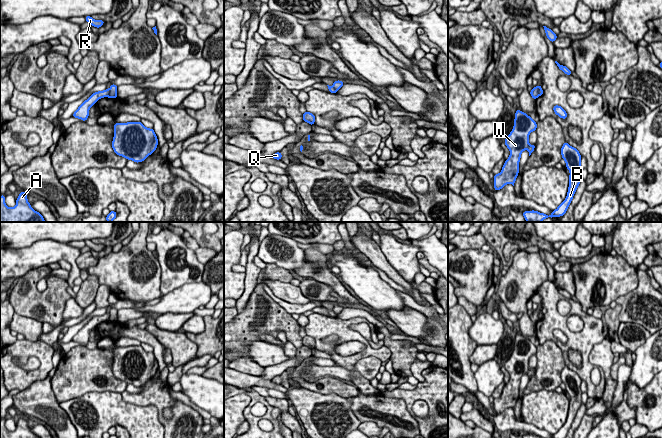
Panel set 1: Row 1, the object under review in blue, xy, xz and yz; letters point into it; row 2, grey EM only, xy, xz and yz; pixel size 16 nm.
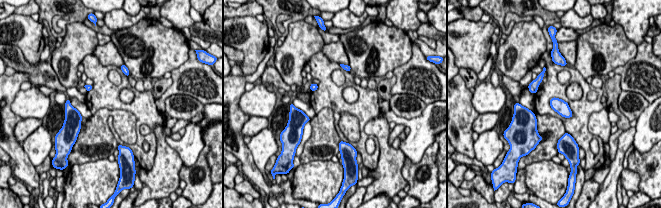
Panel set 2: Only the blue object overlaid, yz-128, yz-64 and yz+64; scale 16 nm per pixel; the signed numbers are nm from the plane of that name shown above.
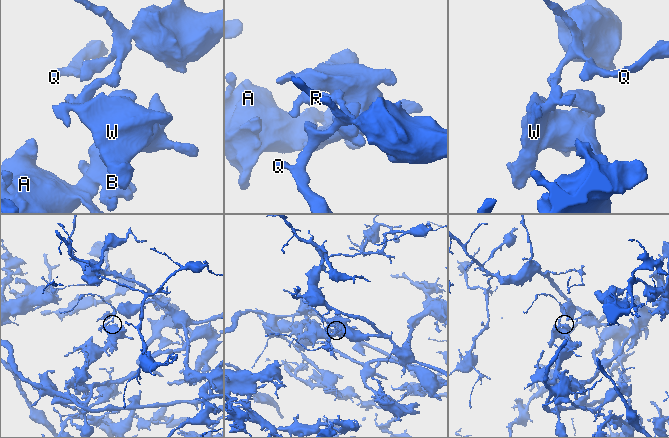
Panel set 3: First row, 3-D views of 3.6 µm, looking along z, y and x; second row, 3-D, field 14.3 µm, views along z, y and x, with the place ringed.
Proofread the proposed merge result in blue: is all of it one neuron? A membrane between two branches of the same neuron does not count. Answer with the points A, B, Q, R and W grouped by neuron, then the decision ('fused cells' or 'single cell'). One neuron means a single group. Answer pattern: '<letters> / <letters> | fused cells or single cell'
A B W / Q R | fused cells

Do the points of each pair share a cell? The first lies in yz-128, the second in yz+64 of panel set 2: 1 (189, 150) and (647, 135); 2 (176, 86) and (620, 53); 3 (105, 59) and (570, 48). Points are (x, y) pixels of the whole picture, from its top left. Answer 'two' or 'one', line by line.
1: one
2: two
3: one

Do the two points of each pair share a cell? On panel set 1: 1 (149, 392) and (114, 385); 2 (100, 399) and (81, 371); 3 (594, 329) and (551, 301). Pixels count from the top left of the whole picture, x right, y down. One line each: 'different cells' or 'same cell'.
1: different cells
2: different cells
3: same cell

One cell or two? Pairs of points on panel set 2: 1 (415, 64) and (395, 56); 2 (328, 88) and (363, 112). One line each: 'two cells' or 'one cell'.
1: two cells
2: one cell

